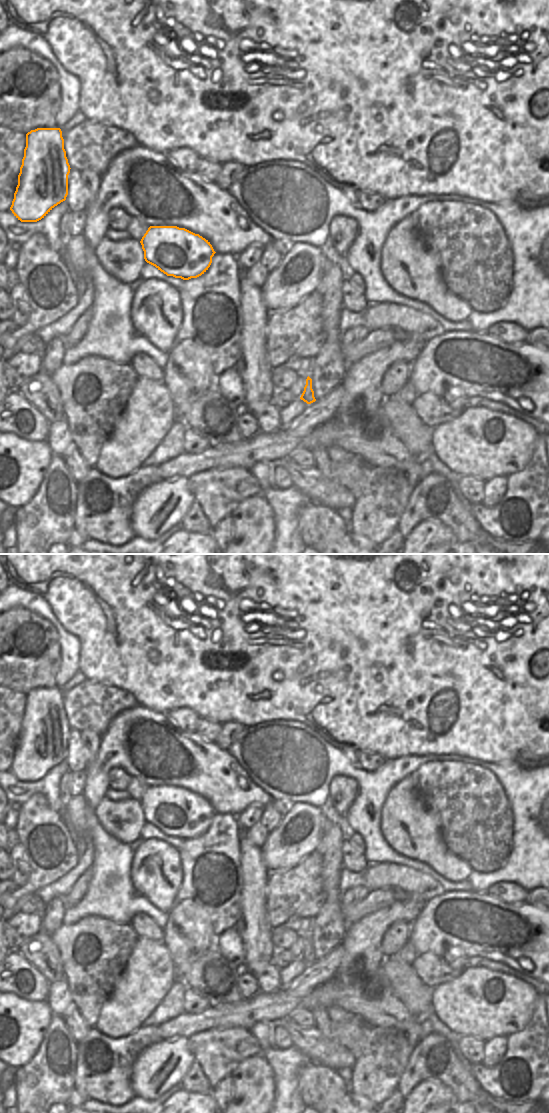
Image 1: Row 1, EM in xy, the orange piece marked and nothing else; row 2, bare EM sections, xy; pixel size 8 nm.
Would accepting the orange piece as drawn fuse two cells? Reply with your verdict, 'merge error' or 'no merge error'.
no merge error

